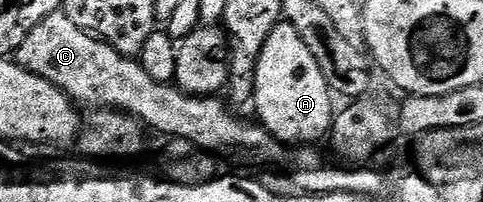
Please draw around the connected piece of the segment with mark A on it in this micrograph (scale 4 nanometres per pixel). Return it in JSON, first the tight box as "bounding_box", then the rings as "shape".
{"bounding_box":[254,21,334,145],"shape":[[[281,21],[270,33],[270,37],[266,37],[266,45],[262,45],[262,53],[258,57],[254,92],[257,115],[255,118],[273,137],[285,145],[312,145],[315,144],[315,139],[320,139],[323,135],[325,138],[332,130],[334,118],[332,99],[334,100],[334,92],[328,86],[322,69],[318,69],[318,61],[314,61],[314,53],[306,49],[306,41],[302,41],[294,25]]]}

